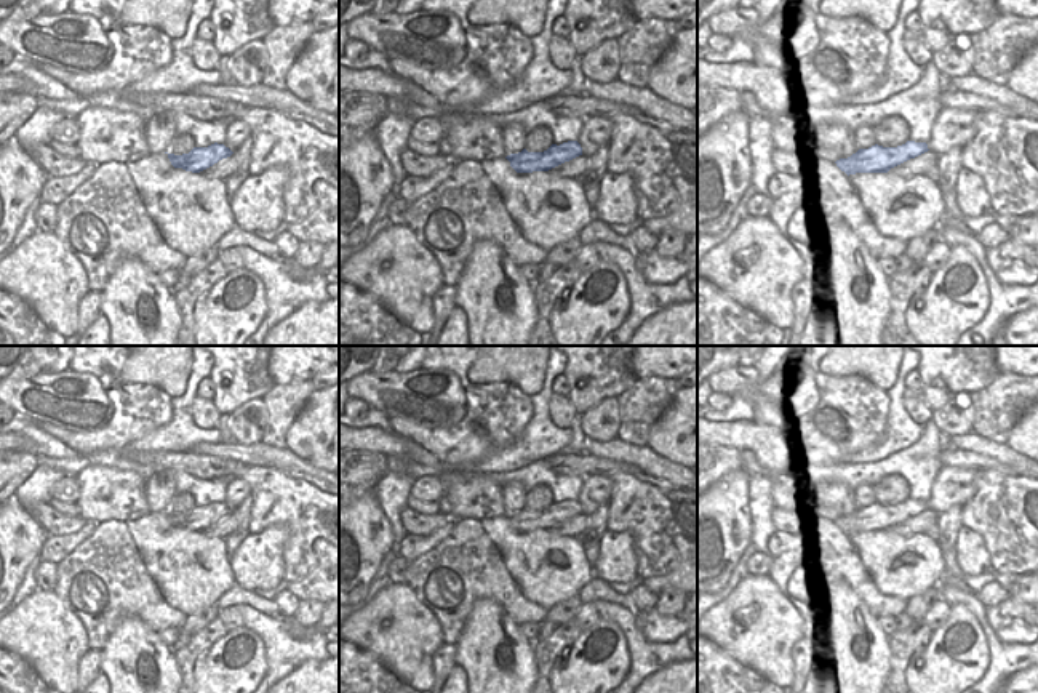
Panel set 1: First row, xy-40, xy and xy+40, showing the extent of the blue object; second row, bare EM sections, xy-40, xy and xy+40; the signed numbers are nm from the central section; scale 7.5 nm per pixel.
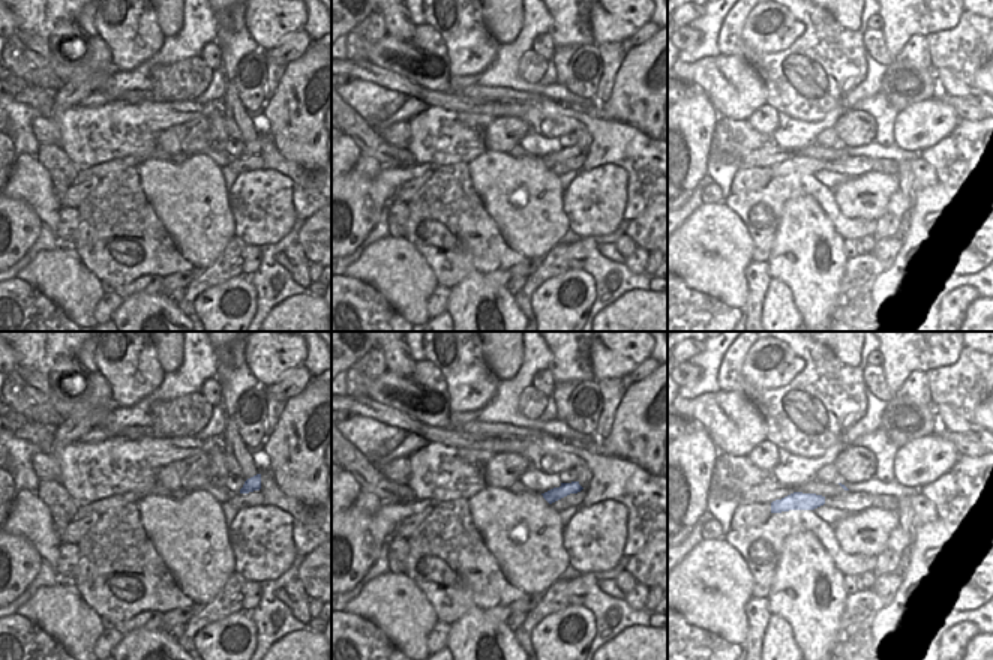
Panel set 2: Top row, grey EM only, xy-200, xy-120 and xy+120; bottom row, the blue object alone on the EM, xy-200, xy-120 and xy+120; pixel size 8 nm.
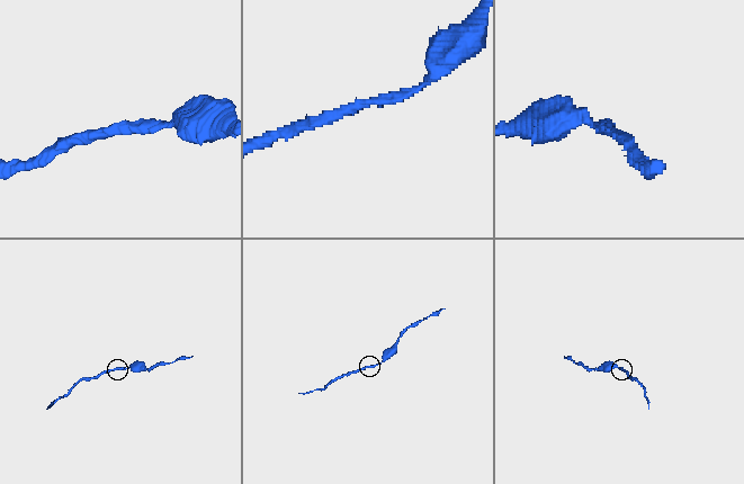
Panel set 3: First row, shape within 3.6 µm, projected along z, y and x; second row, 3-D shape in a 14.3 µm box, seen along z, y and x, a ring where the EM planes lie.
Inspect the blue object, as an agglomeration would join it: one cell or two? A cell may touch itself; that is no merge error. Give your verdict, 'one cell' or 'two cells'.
one cell

